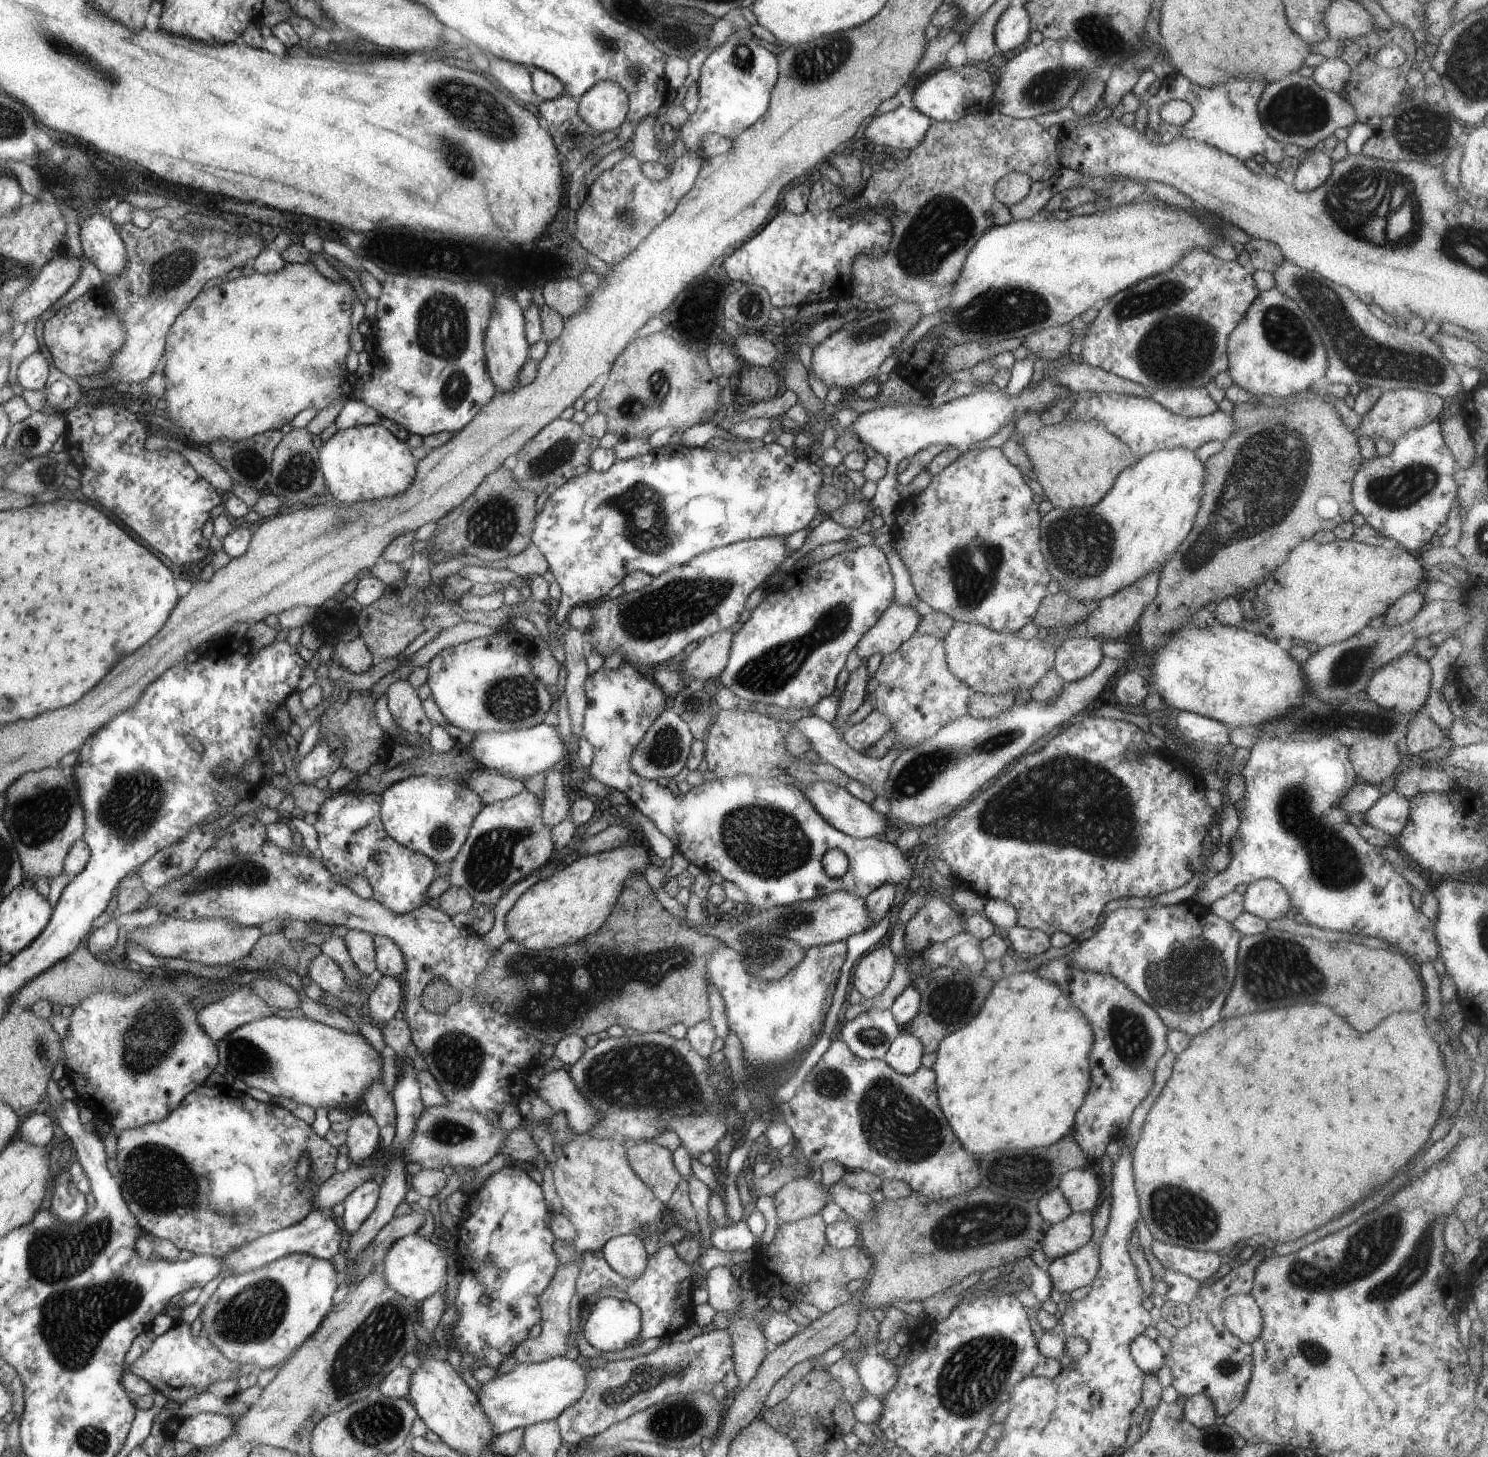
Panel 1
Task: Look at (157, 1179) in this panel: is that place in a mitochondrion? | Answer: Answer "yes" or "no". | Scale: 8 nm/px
yes

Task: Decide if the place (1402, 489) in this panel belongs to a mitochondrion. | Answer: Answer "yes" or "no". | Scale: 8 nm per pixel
yes

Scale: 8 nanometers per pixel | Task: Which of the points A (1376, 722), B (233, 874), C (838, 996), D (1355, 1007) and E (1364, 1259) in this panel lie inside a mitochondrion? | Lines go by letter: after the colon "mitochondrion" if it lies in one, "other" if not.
A: mitochondrion
B: mitochondrion
C: other
D: other
E: mitochondrion

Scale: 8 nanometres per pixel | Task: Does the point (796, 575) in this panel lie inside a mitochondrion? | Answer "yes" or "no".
no

